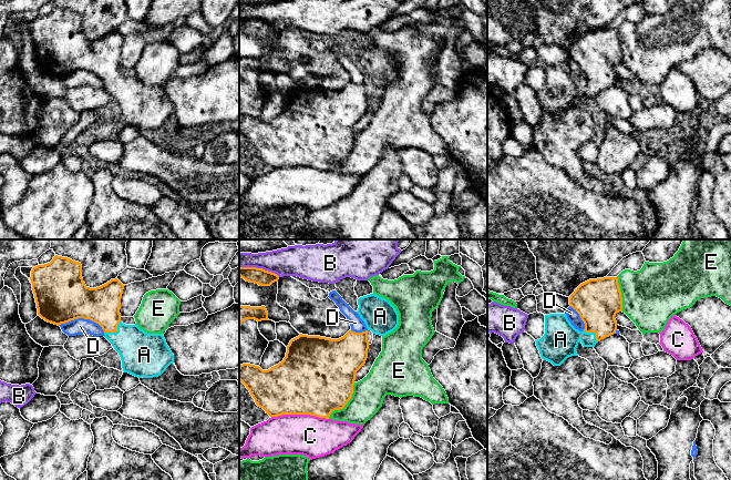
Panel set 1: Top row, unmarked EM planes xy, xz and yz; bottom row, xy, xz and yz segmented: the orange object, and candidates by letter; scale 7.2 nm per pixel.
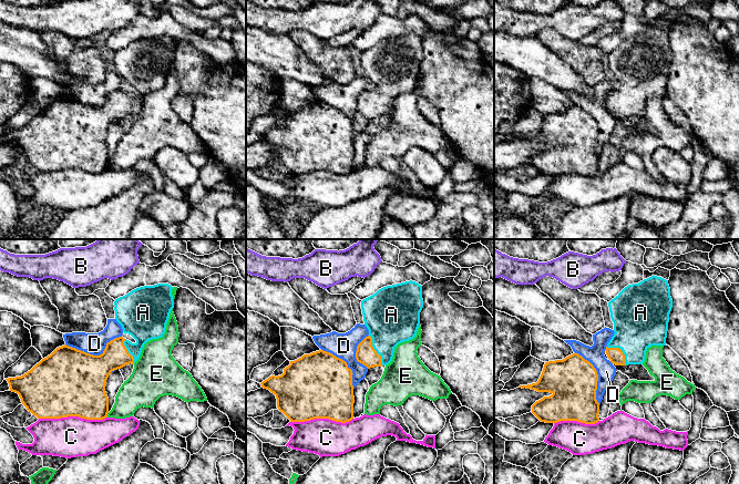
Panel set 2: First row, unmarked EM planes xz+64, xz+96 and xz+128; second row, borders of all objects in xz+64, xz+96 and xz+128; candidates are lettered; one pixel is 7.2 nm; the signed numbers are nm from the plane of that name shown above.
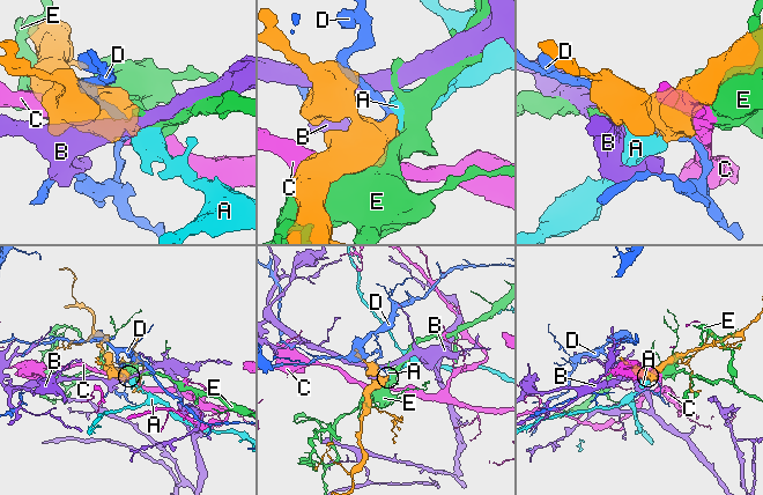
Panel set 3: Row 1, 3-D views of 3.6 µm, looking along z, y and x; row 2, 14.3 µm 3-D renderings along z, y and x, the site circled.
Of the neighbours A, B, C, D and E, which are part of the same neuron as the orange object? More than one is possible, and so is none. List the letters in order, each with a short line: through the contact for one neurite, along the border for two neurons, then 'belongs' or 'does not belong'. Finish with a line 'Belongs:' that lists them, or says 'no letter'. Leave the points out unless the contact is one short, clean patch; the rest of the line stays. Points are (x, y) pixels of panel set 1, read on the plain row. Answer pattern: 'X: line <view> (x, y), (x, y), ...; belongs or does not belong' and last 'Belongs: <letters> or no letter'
A: line xy (101, 57), (115, 83), (127, 91), (142, 105); belongs
B: line xz (239, 18), (261, 19), (279, 28); does not belong
C: does not belong
D: does not belong
E: does not belong
Belongs: A

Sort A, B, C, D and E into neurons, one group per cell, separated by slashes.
A / B / C / D / E

